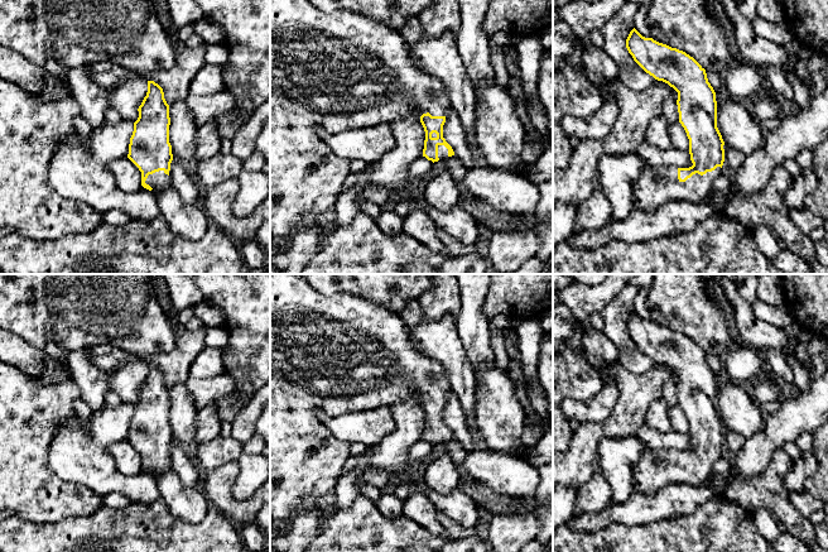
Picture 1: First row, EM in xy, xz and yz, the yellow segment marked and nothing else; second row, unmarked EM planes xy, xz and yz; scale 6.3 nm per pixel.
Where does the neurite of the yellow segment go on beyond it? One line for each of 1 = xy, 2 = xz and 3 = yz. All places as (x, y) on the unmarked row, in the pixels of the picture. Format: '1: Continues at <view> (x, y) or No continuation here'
1: Continues at xy (158, 464)
2: Continues at xz (328, 355)
3: Continues at yz (655, 468)

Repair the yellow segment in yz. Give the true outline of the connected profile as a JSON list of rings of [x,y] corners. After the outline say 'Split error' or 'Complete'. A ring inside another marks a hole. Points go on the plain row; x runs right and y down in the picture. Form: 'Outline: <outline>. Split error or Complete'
Outline: [[[635,311],[626,331],[646,356],[678,375],[679,405],[689,422],[693,446],[689,451],[645,450],[632,469],[634,490],[651,495],[670,484],[698,486],[712,474],[724,445],[716,375],[706,352],[685,335],[645,321]]]. Split error

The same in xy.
Outline: [[[148,364],[148,375],[138,392],[127,441],[141,455],[141,469],[154,476],[168,470],[173,443],[169,426],[169,388],[163,371]]]. Split error

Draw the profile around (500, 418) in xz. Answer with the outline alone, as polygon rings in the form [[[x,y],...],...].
[[[496,361],[480,365],[476,374],[475,418],[485,448],[488,451],[512,455],[520,446],[525,427],[524,408],[514,395],[514,385],[509,373],[499,368]]]

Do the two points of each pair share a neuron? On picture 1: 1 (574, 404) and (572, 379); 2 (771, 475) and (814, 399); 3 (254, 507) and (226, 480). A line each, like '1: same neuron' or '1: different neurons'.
1: different neurons
2: different neurons
3: same neuron

